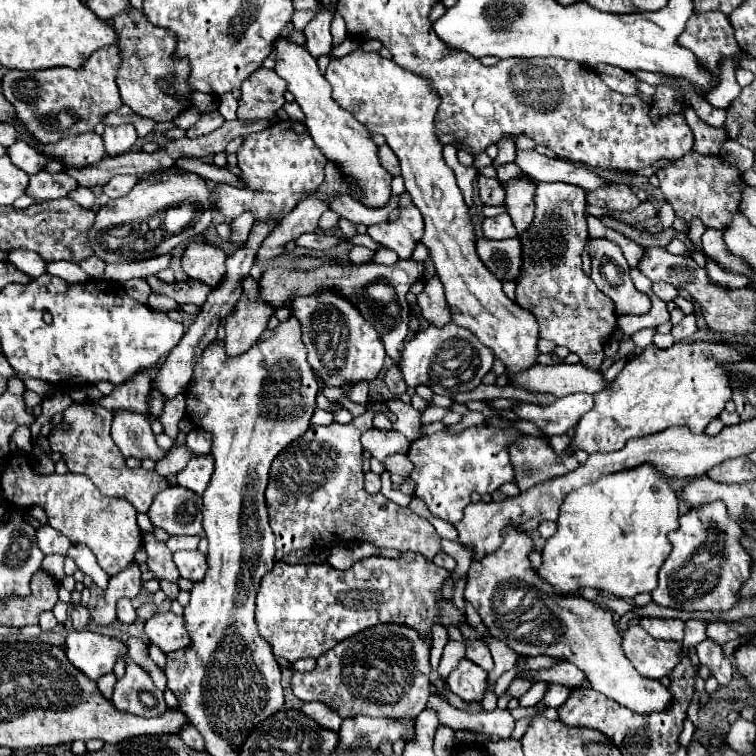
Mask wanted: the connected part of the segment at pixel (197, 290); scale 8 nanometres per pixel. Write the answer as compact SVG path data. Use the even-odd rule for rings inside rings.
M157 275L155 277L147 277L145 279L151 287L153 293L159 293L159 295L167 295L171 299L175 299L179 305L181 303L195 303L195 305L203 305L203 301L207 299L209 295L209 287L203 285L201 281L195 281L195 279L187 279L187 281L175 281L175 283L163 283Z

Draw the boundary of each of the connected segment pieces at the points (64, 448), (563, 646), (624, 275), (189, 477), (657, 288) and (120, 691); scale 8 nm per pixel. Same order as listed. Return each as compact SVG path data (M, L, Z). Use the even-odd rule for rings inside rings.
M73 403L63 411L63 421L71 425L71 431L61 431L53 427L49 435L51 449L63 453L63 461L69 465L71 473L87 475L103 495L125 497L129 503L133 503L137 511L147 513L153 497L163 489L167 489L169 481L165 477L159 477L159 473L155 471L129 469L125 465L125 459L121 457L119 449L115 449L115 443L111 441L111 435L109 435L111 419L113 419L113 413L103 409L101 405Z
M511 531L507 533L503 545L495 549L493 553L487 553L483 559L473 561L467 577L467 587L465 587L465 597L471 601L471 605L477 609L481 615L483 625L489 629L489 633L495 639L505 641L515 653L525 655L525 657L535 657L535 655L549 655L559 661L569 661L575 663L591 683L591 687L599 693L603 693L607 699L617 701L619 705L631 709L633 713L647 715L653 711L665 711L667 705L671 705L671 691L655 679L643 677L637 673L637 669L631 665L631 661L625 657L621 649L621 633L613 621L611 611L599 609L591 601L583 597L555 597L551 585L543 583L535 569L531 569L529 563L529 553L533 551L533 541L527 533L523 531Z
M589 239L587 251L589 251L589 257L591 257L591 279L605 295L609 295L613 299L615 309L617 309L619 315L629 315L629 313L641 315L641 313L647 313L651 309L649 297L645 293L639 293L635 289L635 285L631 283L629 265L627 265L619 245L615 245L609 239Z
M199 455L189 461L189 465L177 475L177 485L201 495L211 479L213 461L211 455Z
M659 281L659 283L653 283L653 293L655 293L659 299L663 299L665 303L673 301L675 297L679 297L679 291L677 291L673 285L669 285L669 283L663 283L663 281Z
M129 663L127 665L127 673L123 679L117 681L115 685L115 693L111 697L111 703L125 713L131 715L139 715L139 717L159 717L167 711L167 703L163 699L163 693L153 685L151 677L147 675L145 669L141 669L137 663ZM141 691L149 691L153 693L153 697L157 699L157 705L153 709L145 707L139 701L139 693Z

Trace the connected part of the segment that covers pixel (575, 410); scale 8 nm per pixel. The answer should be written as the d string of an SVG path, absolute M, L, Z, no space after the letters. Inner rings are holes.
M573 393L561 399L555 399L551 405L535 405L521 403L513 411L525 419L535 423L545 435L565 435L571 427L577 425L579 417L593 407L593 397L589 393Z

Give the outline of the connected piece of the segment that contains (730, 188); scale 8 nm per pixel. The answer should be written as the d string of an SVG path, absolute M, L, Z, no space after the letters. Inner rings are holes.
M689 151L671 165L657 169L655 175L659 179L665 201L687 225L691 225L693 219L701 219L705 229L725 229L727 221L731 221L731 215L739 205L743 187L741 171L719 155L701 155Z

